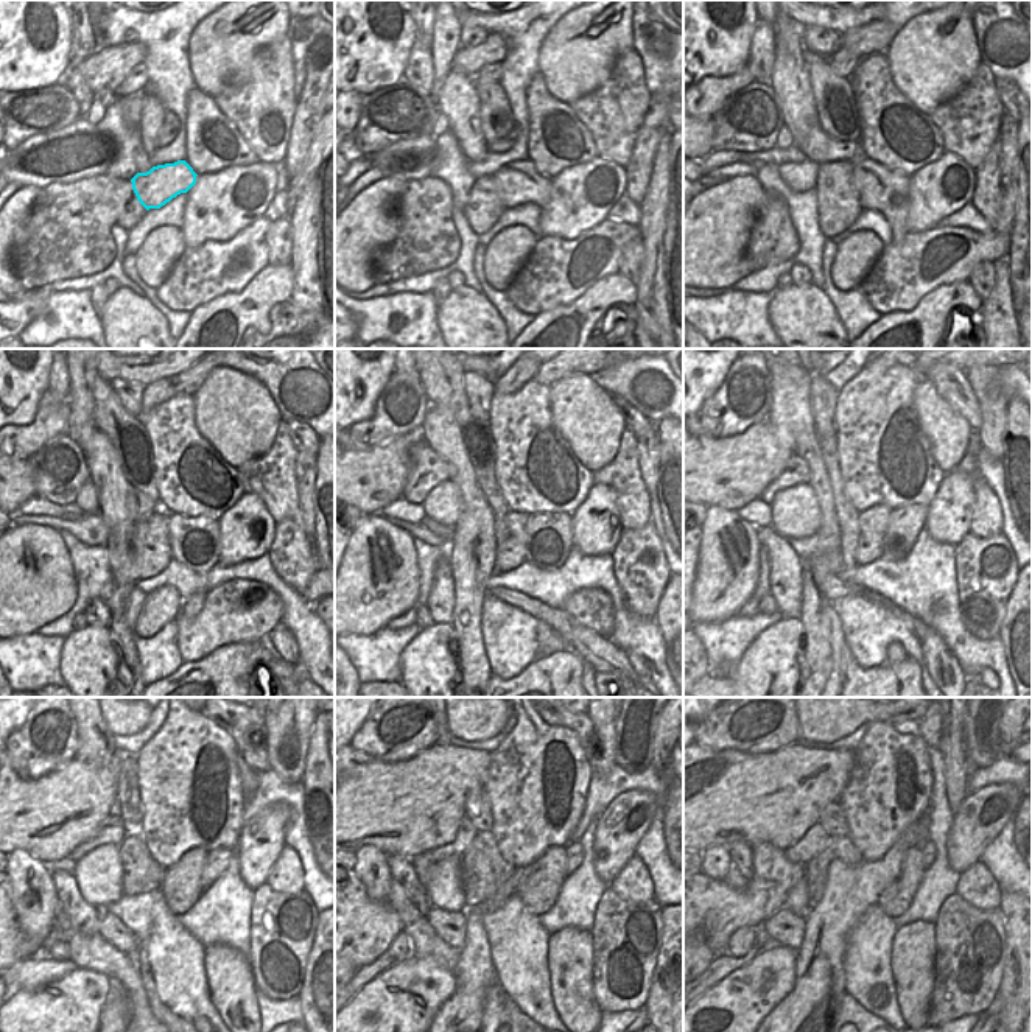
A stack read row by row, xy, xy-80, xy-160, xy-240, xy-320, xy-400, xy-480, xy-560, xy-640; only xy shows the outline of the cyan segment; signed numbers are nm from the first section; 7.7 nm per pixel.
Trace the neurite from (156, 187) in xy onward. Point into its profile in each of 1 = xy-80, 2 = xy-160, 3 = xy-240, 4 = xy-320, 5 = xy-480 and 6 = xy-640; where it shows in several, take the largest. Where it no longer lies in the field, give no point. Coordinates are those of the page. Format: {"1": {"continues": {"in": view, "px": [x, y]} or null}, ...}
{"1": {"continues": {"in": "xy-80", "px": [517, 182]}}, "2": {"continues": {"in": "xy-160", "px": [888, 192]}}, "3": {"continues": {"in": "xy-240", "px": [195, 542]}}, "4": {"continues": {"in": "xy-320", "px": [548, 536]}}, "5": {"continues": {"in": "xy-480", "px": [218, 860]}}, "6": {"continues": {"in": "xy-640", "px": [928, 850]}}}

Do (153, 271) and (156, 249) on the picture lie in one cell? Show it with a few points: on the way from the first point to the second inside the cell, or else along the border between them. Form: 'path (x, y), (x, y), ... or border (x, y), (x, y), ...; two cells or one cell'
path (153, 266), (156, 254); one cell

